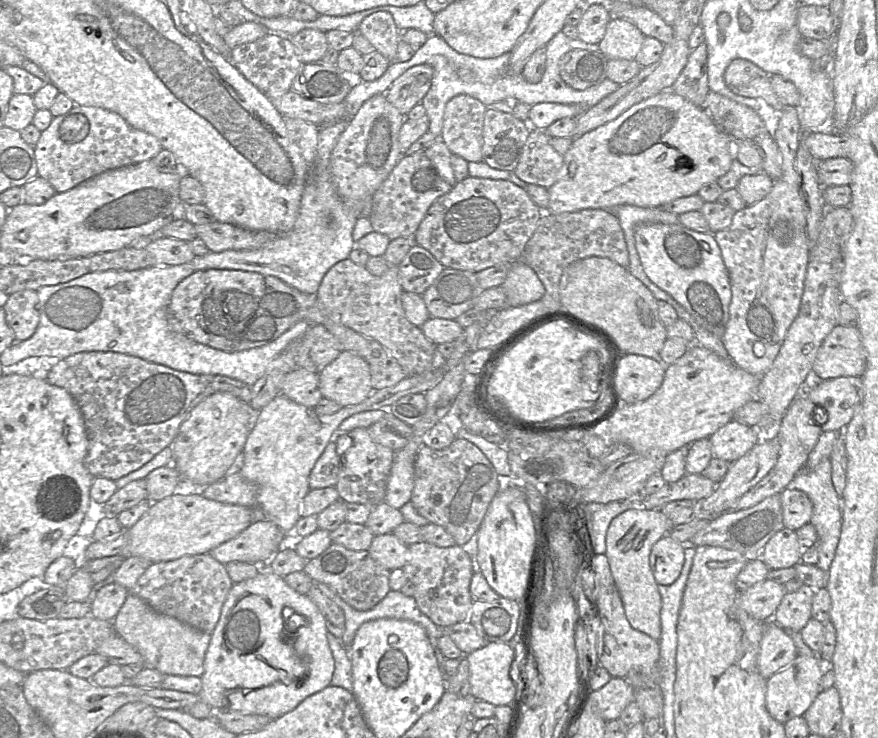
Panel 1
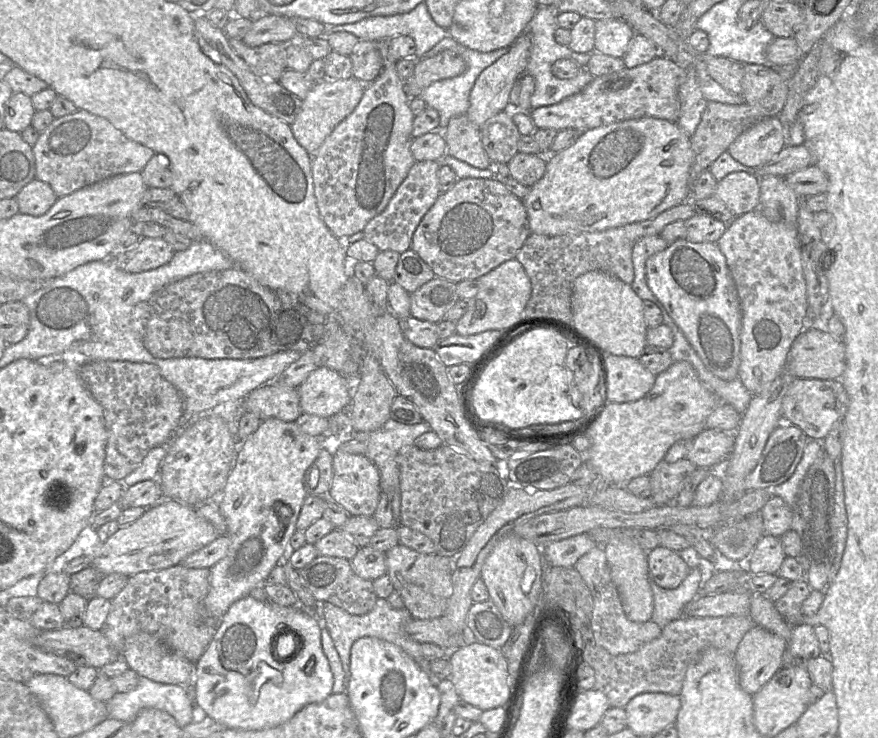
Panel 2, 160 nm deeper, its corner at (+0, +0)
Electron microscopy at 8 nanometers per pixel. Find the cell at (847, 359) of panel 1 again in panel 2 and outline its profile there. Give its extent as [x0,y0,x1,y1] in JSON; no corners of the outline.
[785,326,846,380]

